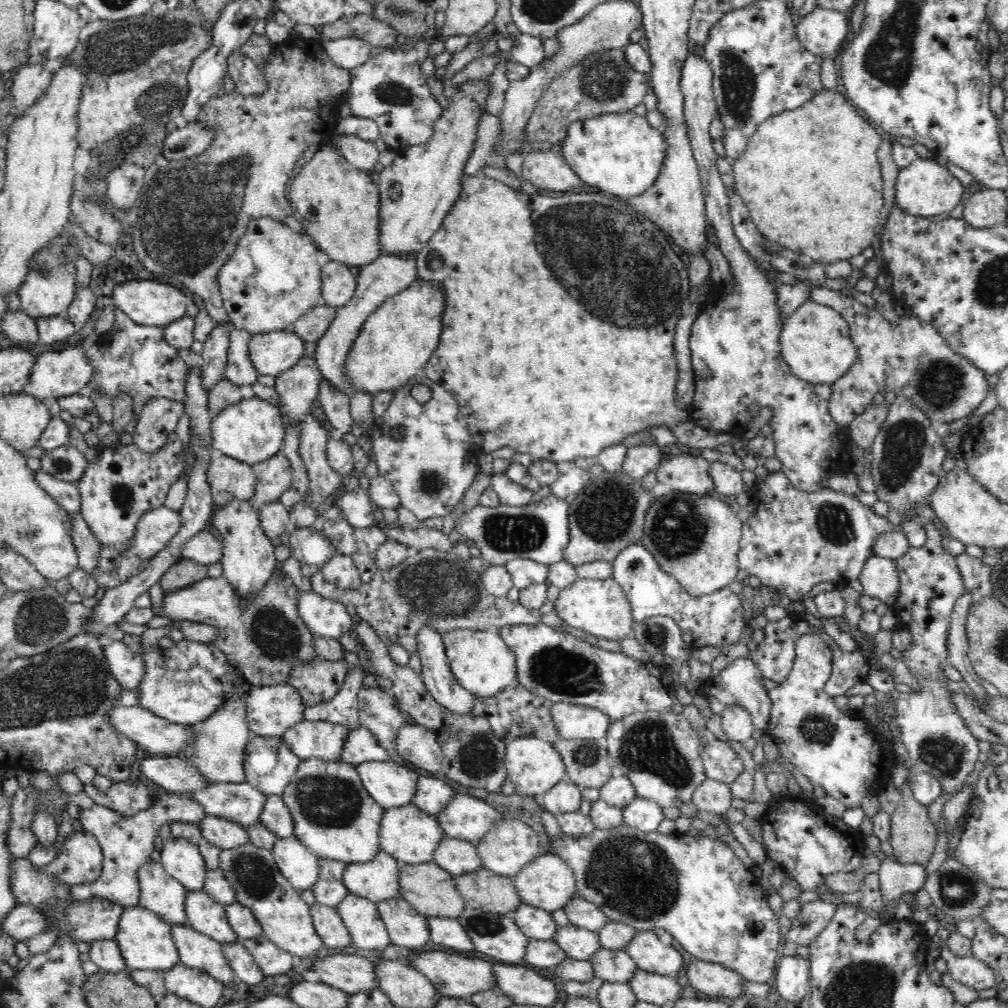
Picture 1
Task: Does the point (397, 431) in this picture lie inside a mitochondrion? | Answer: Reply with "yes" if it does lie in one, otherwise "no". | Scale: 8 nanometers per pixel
no

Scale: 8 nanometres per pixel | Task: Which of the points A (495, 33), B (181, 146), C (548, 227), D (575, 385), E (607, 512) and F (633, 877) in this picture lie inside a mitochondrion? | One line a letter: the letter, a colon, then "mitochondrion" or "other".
A: other
B: mitochondrion
C: mitochondrion
D: other
E: mitochondrion
F: mitochondrion

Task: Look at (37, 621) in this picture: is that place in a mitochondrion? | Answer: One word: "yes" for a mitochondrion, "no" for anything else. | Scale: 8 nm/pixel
yes

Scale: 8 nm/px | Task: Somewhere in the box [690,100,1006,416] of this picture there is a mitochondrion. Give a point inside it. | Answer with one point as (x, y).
(938, 382)

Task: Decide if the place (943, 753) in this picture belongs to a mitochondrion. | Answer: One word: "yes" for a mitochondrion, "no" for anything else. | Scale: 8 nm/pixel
yes

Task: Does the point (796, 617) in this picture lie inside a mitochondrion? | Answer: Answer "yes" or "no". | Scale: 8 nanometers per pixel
no

